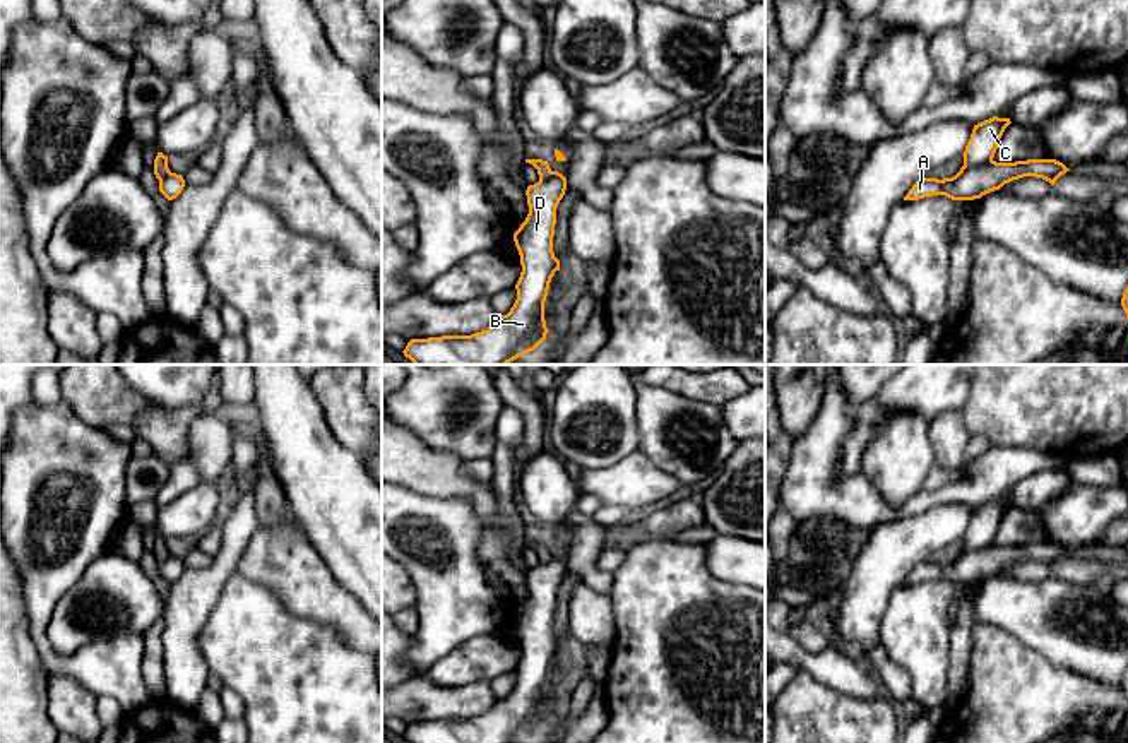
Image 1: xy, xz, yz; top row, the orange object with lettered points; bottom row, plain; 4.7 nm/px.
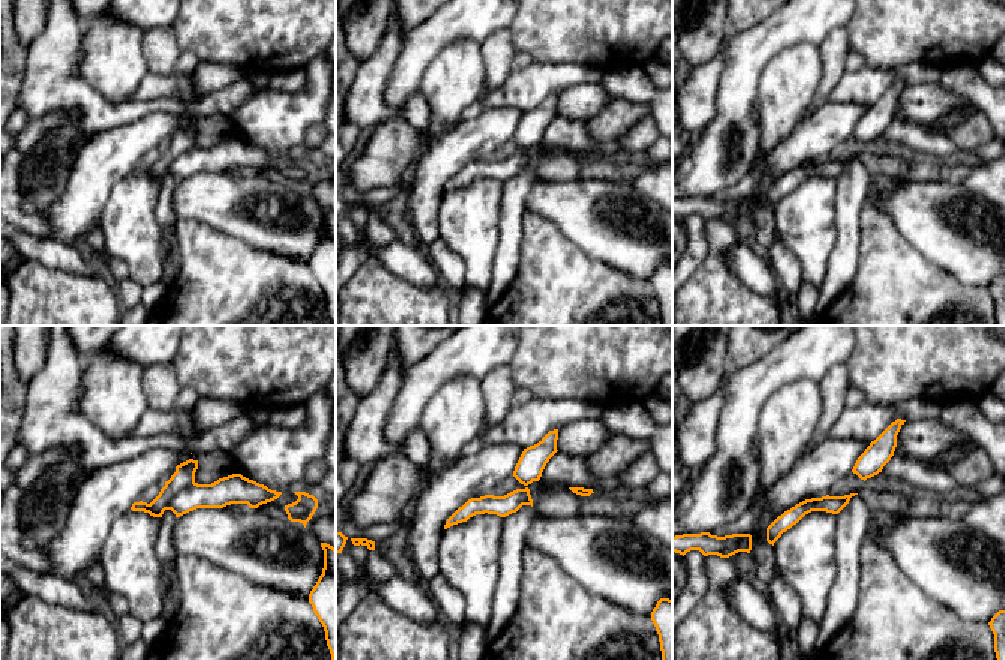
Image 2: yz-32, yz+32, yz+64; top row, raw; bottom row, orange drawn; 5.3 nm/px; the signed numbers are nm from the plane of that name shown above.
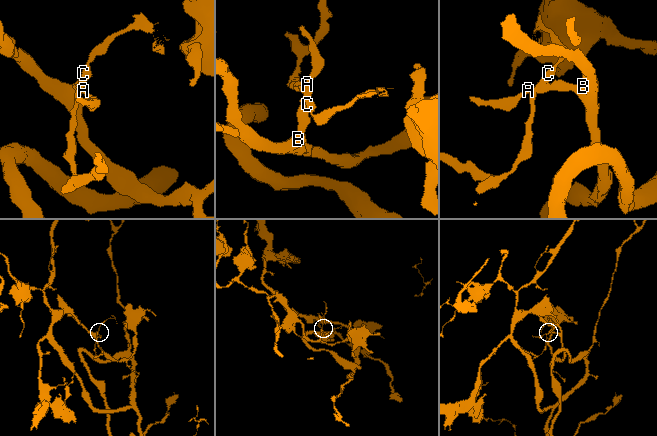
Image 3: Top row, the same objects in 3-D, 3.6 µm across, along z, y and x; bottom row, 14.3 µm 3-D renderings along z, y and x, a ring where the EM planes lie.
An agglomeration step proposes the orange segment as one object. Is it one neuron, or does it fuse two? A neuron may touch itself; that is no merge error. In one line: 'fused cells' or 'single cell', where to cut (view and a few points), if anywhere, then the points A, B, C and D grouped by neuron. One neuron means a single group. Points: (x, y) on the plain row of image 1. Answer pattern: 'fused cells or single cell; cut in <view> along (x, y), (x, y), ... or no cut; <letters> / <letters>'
fused cells; cut in yz along (991, 543), (973, 548), (949, 562); A B D / C

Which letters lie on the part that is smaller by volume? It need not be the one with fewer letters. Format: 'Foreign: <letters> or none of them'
Foreign: C

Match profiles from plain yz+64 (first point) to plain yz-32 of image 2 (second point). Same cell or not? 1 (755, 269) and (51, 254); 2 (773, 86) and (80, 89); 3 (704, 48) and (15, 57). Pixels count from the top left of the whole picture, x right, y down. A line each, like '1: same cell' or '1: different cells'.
1: same cell
2: different cells
3: different cells

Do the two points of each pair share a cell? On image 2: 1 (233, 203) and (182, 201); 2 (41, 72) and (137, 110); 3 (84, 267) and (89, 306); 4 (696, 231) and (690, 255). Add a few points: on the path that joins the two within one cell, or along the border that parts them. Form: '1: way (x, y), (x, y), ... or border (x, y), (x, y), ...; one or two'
1: way (221, 201), (194, 201); one
2: way (65, 87), (83, 98), (96, 111), (113, 111); one
3: border (51, 267), (74, 275), (95, 275); two
4: way (696, 237), (696, 249); one

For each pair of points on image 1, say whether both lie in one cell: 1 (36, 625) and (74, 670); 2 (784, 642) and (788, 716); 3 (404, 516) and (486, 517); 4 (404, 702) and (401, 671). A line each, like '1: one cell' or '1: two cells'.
1: one cell
2: two cells
3: two cells
4: two cells

